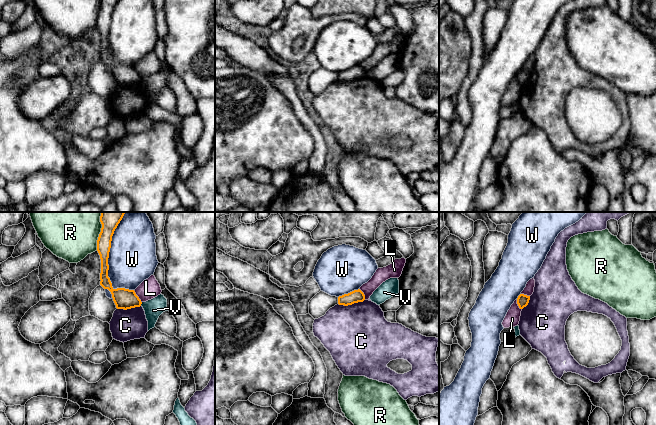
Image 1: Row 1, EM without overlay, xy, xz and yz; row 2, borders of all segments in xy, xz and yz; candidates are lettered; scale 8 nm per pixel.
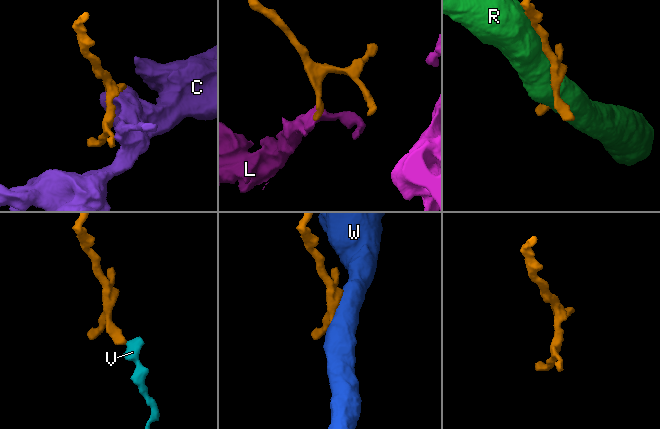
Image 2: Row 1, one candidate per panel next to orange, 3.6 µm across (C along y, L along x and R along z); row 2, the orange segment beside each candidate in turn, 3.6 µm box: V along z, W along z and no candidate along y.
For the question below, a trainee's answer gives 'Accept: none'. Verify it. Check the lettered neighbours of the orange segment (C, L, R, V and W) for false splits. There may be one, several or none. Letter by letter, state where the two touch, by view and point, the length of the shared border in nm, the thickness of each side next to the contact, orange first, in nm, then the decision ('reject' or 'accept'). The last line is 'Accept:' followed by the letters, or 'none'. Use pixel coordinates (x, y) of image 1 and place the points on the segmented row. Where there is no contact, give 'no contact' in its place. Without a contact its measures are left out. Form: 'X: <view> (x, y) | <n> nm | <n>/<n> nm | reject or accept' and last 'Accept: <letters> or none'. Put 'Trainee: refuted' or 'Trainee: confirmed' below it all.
C: xz (351, 304) | 220 nm | 100/500 nm | reject
L: xy (137, 296) | 120 nm | 160/160 nm | reject
R: xy (101, 231) | 320 nm | 190/480 nm | reject
V: xy (141, 303) | 40 nm | 160/150 nm | reject
W: xy (107, 260) | 650 nm | 110/380 nm | reject
Accept: none
Trainee: confirmed

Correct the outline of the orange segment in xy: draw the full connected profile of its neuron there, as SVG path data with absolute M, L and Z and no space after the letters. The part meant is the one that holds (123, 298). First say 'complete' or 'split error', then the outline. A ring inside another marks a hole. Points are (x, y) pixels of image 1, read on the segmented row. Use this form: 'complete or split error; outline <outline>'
complete; outline M101 212L100 222L102 224L102 228L97 240L97 251L101 259L100 285L111 292L117 309L127 310L140 307L142 304L141 300L134 290L125 288L114 289L110 278L108 277L108 258L112 236L124 214L124 212Z

